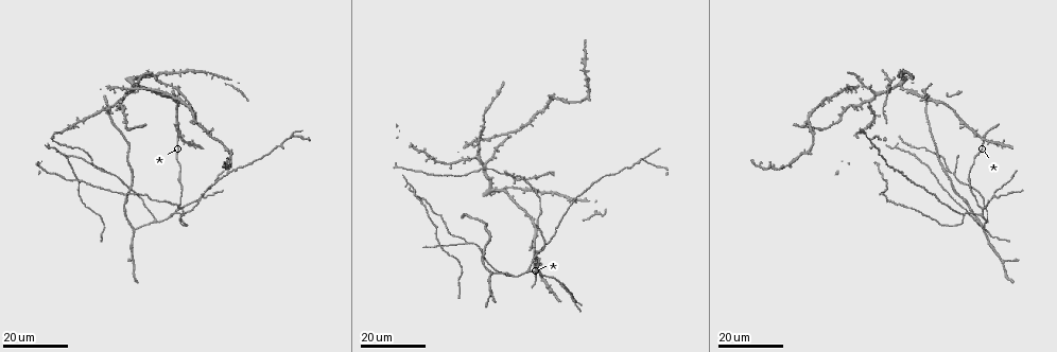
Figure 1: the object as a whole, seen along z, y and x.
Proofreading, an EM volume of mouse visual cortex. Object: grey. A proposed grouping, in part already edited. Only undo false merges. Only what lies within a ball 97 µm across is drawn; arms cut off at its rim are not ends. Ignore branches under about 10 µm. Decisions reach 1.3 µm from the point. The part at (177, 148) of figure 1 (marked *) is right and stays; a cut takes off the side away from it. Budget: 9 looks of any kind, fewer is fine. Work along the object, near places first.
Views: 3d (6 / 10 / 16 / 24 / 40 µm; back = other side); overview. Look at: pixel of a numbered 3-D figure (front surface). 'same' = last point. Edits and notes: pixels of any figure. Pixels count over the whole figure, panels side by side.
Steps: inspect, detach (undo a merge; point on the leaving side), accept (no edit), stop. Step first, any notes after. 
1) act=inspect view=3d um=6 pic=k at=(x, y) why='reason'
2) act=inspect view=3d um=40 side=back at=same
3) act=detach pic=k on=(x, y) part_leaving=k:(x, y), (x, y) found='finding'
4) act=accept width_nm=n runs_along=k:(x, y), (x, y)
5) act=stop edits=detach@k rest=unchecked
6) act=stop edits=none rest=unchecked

act=inspect view=3d um=16 pic=1 at=(156, 219) why='three-way junction'

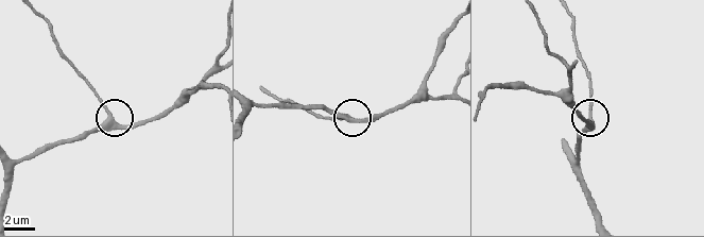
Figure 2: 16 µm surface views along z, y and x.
act=inspect view=3d um=10 pic=2 at=(591, 117)

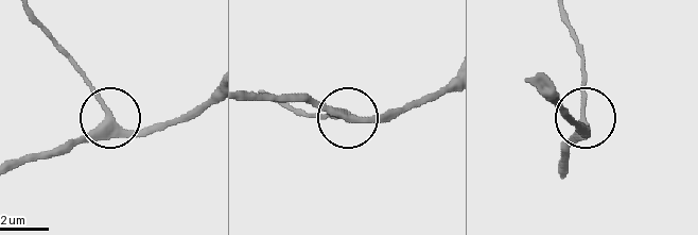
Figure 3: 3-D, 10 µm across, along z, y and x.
act=accept arms=3 runs_along=3:(448, 88), (394, 117), (338, 117), (303, 98) found='continuous, no second cell'

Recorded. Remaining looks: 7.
act=inspect view=3d um=16 pic=1 at=(963, 216) why='branch point'

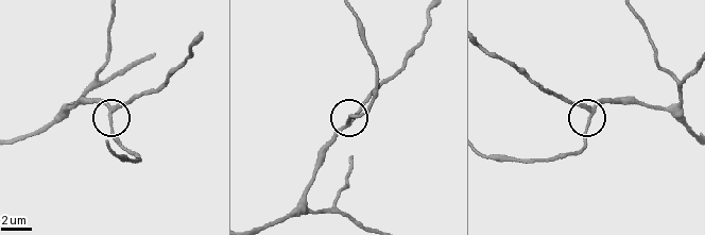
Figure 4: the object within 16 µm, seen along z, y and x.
act=inspect view=3d um=10 pic=4 at=(110, 109)

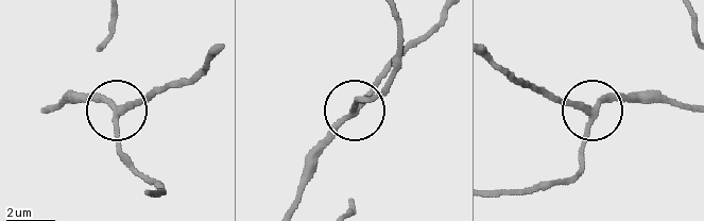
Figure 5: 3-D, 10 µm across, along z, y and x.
act=accept width_nm=230 runs_along=5:(291, 206), (311, 151), (407, 50) found='all the same cell'

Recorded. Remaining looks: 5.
act=inspect view=3d um=16 pic=1 at=(109, 171) why='three arms meet'

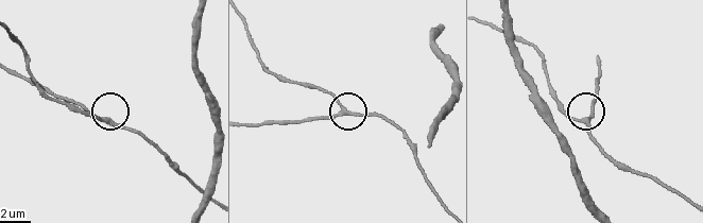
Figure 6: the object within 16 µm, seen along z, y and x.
act=inspect view=3d um=10 pic=6 at=(344, 110) why='closer look'

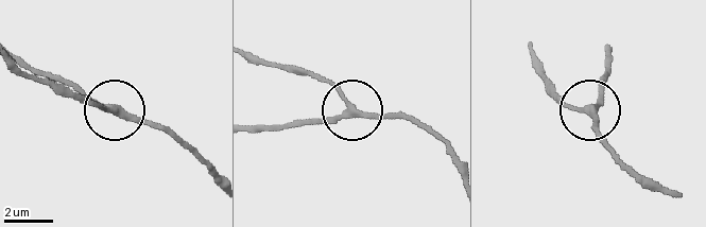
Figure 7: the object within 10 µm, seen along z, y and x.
act=inspect view=3d um=6 pic=7 at=(589, 107)

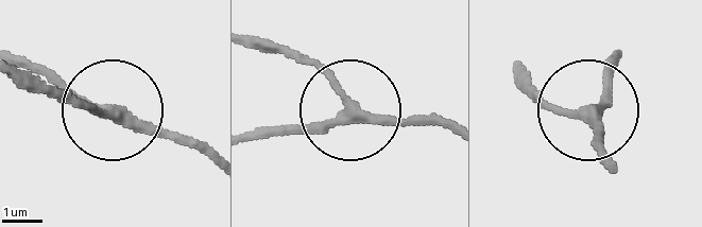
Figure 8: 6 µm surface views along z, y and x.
act=accept arms=3 found='continuous, no second cell'

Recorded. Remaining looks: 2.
act=inspect view=3d um=24 pic=1 at=(981, 209) why='side arm on a straight run'

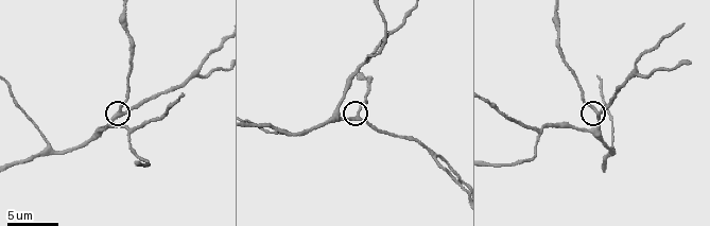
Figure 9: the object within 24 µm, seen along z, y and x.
act=inspect view=3d um=6 pic=9 at=(599, 111)

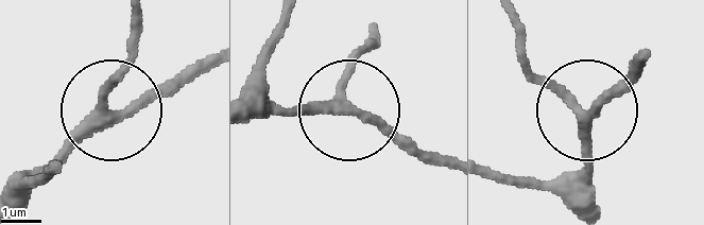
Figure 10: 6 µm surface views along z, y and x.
act=accept arms=3 runs_along=10:(377, 27), (346, 104), (387, 121), (434, 161) found='continuous, no second cell'

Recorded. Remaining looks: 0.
act=stop edits=none rest=unchecked

